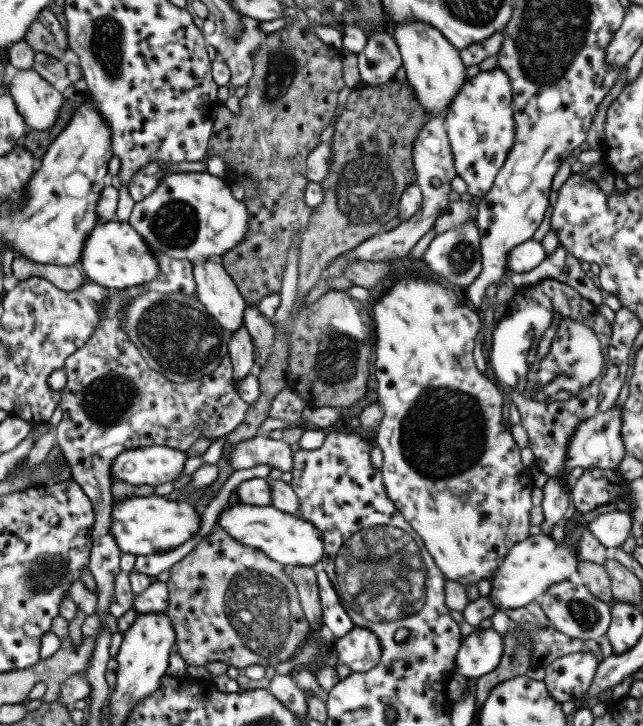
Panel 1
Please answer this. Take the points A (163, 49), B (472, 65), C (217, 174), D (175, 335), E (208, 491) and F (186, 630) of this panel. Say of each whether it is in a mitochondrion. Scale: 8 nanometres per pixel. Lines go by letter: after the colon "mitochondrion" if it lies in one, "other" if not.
A: other
B: other
C: other
D: mitochondrion
E: other
F: other

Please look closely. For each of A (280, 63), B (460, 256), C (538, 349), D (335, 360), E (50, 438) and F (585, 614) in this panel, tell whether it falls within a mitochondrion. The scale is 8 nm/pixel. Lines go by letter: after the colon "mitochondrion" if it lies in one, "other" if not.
A: mitochondrion
B: mitochondrion
C: mitochondrion
D: mitochondrion
E: other
F: mitochondrion

